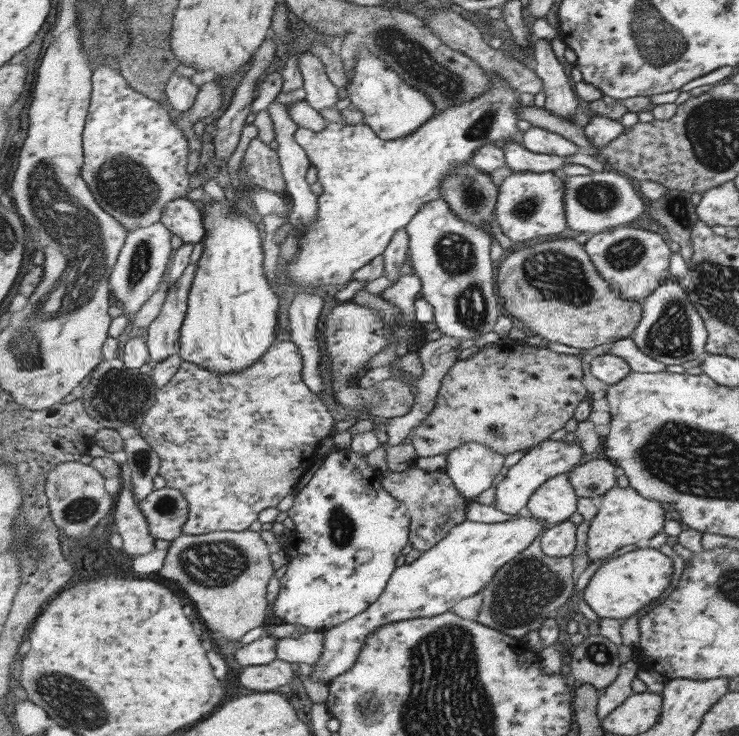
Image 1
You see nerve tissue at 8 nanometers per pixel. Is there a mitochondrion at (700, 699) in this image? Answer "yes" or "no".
no

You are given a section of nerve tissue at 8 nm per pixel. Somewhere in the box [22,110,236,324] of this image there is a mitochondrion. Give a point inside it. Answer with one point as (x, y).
(125, 183)

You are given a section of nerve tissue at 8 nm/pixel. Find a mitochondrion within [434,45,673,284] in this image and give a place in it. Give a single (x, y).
(603, 199)

